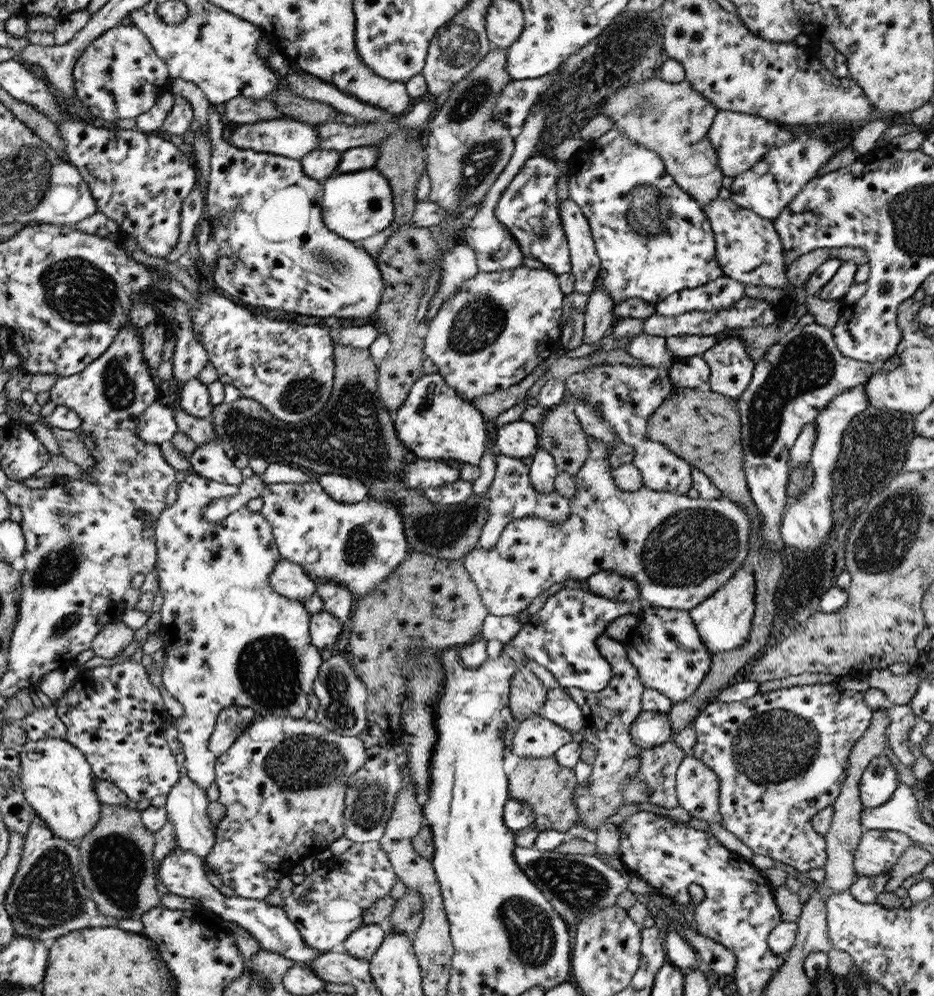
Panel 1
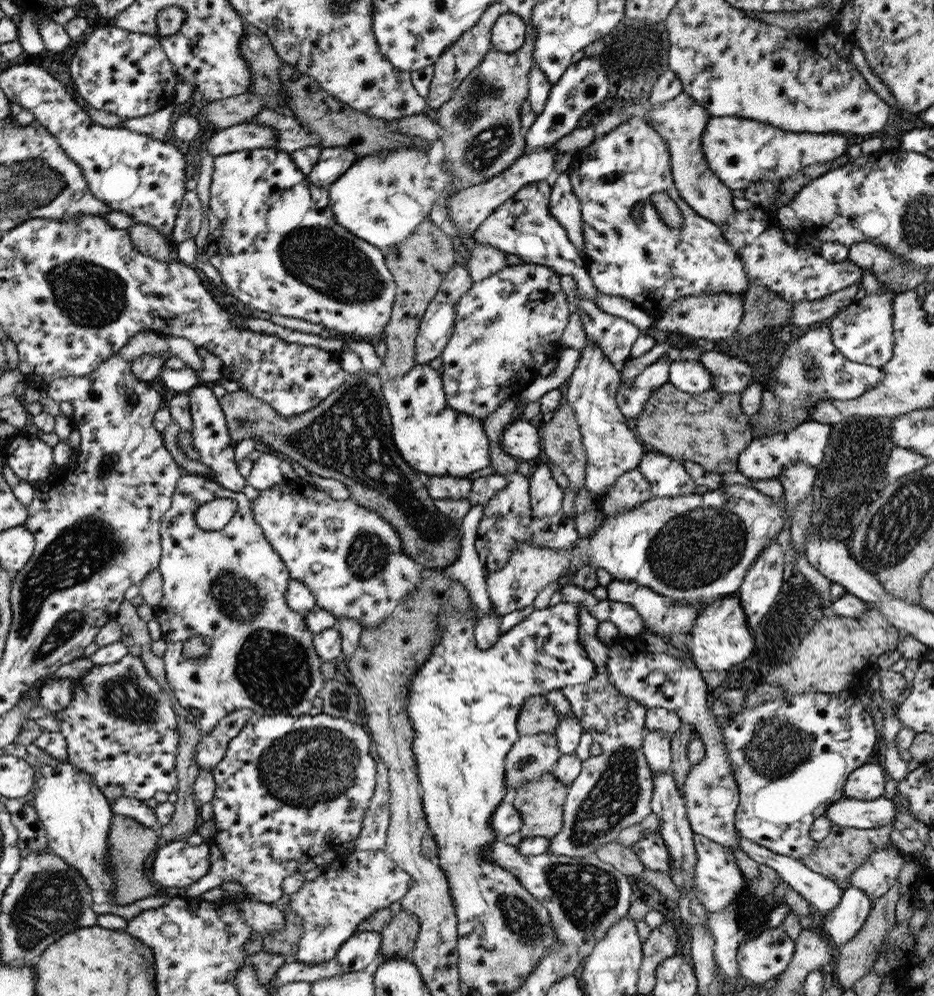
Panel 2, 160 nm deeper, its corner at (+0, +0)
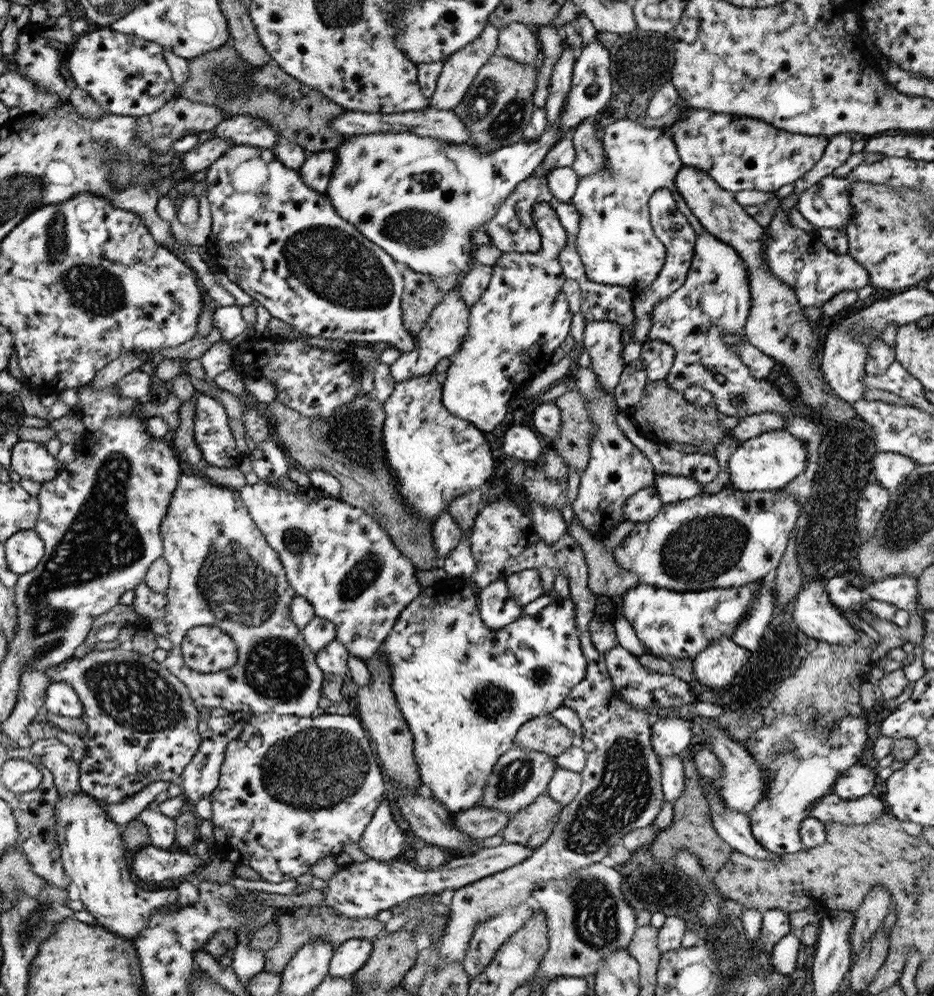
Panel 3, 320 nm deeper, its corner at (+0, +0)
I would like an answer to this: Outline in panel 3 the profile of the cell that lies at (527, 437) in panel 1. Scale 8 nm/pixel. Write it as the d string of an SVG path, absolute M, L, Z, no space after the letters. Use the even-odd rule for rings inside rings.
M514 425L503 434L502 450L506 456L518 463L534 463L541 461L544 449L542 438L537 432L524 425Z

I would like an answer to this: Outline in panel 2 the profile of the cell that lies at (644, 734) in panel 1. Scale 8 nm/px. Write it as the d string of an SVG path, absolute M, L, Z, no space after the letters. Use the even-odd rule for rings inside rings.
M644 730L642 750L653 772L669 772L672 767L670 735L662 731Z

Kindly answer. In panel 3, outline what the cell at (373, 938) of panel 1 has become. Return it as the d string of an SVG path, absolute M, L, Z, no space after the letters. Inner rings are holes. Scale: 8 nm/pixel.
M352 937L334 948L330 962L330 975L349 978L367 964L374 952L371 939Z

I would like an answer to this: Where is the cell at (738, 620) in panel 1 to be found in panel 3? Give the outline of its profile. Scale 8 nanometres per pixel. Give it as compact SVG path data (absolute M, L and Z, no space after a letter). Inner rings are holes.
M732 637L712 641L706 650L693 660L695 679L710 688L724 688L748 663L751 656Z

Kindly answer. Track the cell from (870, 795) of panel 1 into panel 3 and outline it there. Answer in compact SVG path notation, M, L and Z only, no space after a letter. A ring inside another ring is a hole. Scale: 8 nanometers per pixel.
M856 764L845 770L834 783L833 794L844 800L856 800L870 794L878 780L877 768Z

